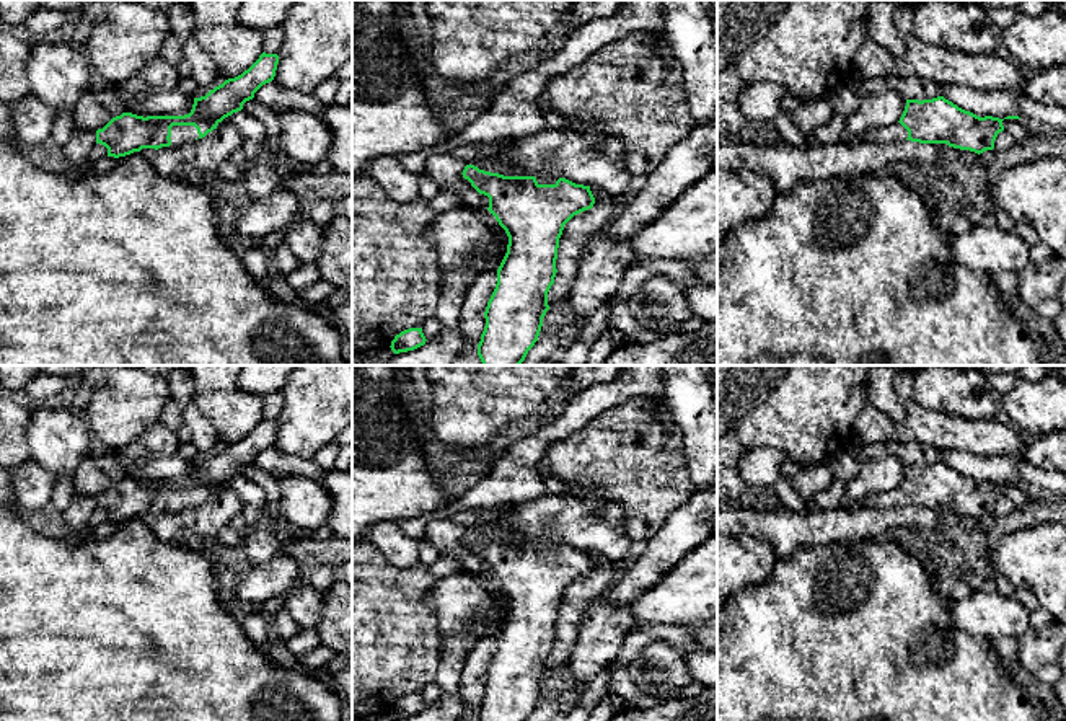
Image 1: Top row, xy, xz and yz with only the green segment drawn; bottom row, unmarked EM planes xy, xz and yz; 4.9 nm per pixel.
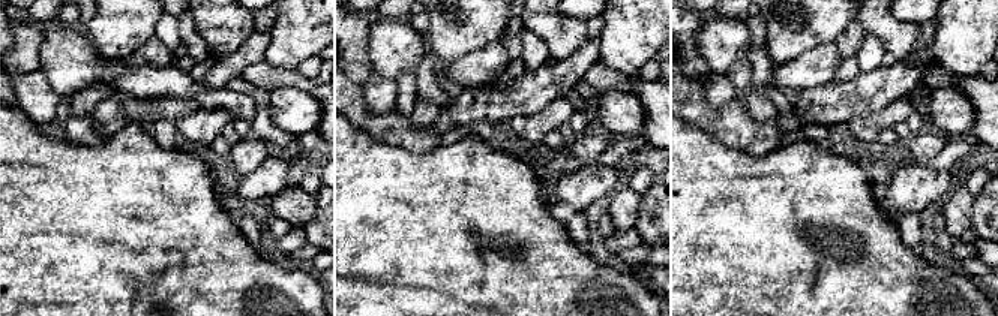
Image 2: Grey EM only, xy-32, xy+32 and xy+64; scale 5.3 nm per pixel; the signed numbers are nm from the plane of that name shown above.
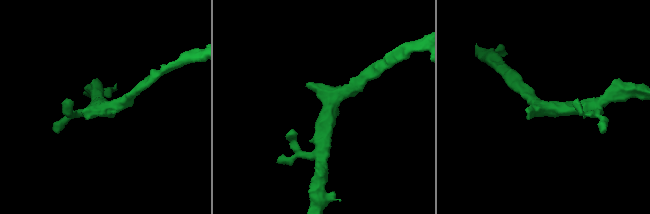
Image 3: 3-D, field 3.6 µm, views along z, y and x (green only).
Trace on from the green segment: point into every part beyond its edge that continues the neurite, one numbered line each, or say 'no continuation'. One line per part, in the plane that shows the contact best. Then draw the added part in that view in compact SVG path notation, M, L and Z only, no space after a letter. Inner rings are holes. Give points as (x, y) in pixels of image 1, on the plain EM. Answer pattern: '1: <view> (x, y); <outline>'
1: xy (180, 499); M173 491L170 504L173 512L179 512L184 507L199 504L199 499L194 491Z

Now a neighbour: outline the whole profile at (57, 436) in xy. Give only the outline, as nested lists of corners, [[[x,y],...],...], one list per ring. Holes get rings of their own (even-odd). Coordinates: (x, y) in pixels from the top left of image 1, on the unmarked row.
[[[57,403],[31,406],[26,440],[31,458],[54,480],[75,475],[80,465],[112,453],[93,444],[83,414]]]

